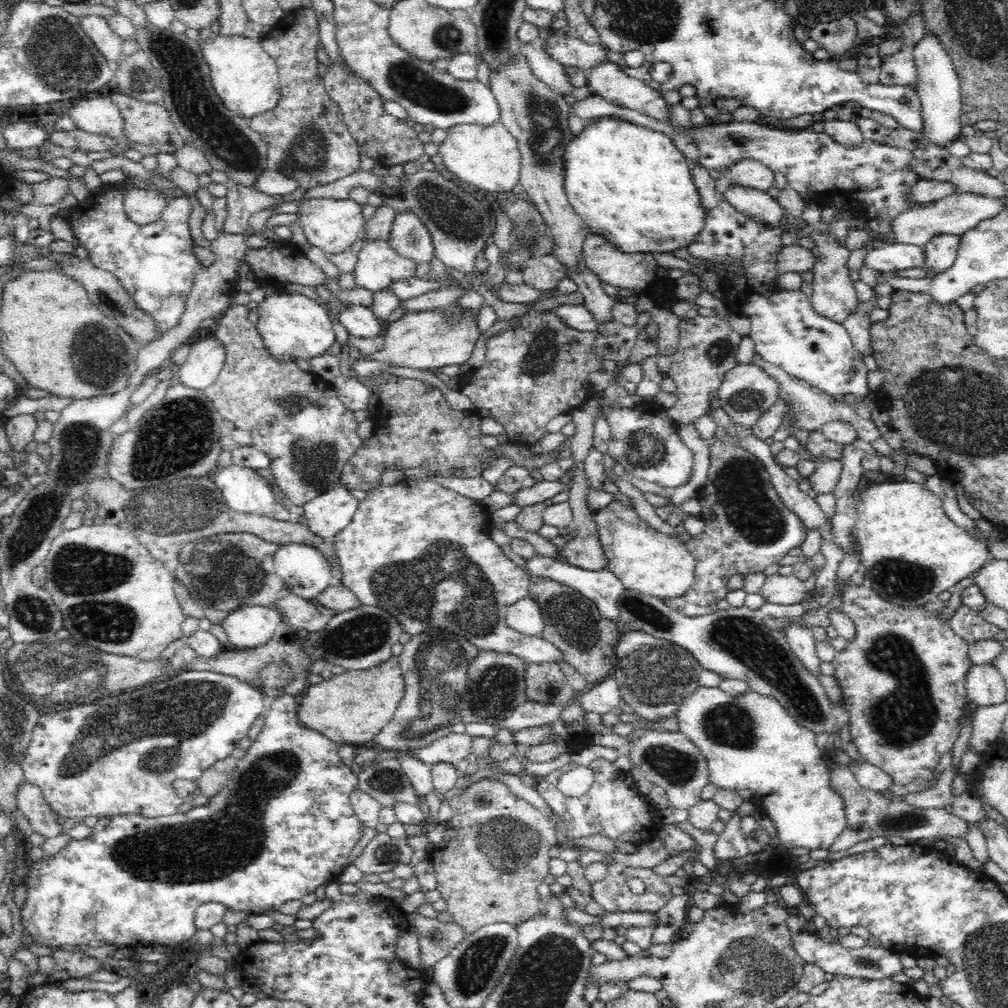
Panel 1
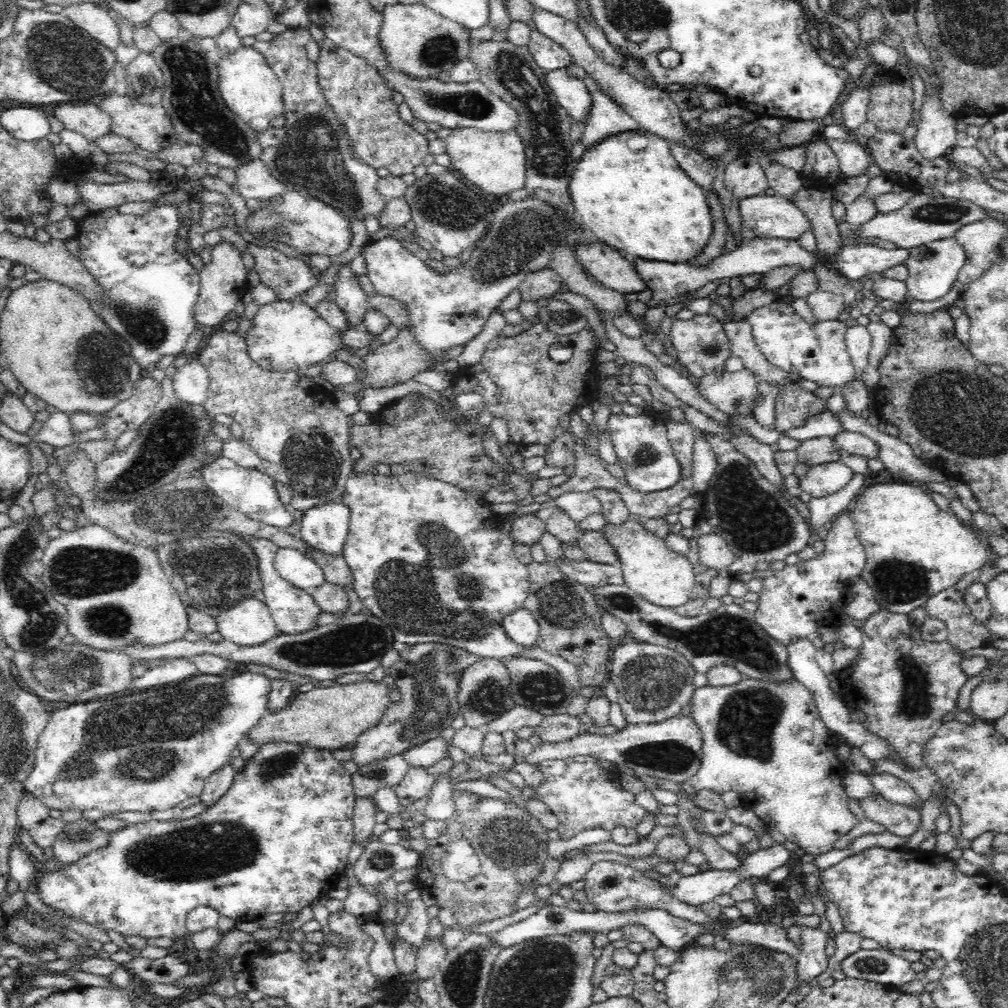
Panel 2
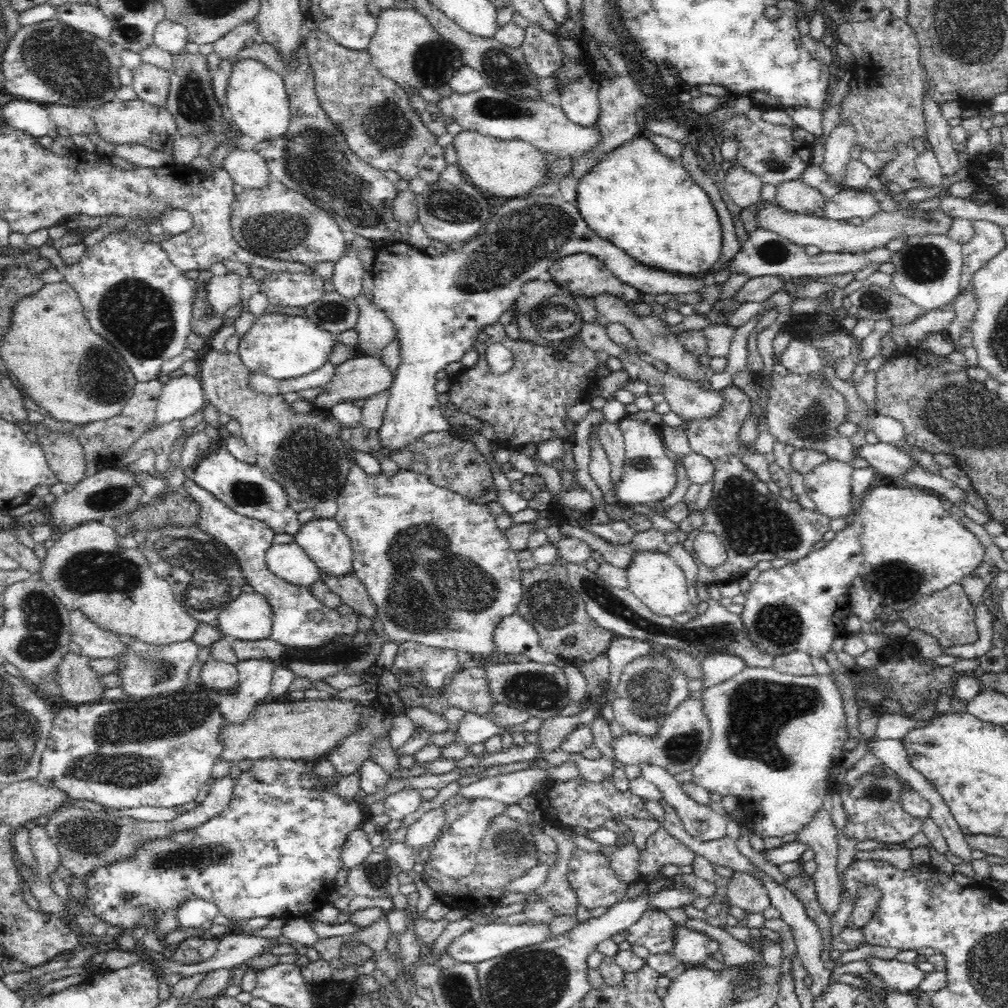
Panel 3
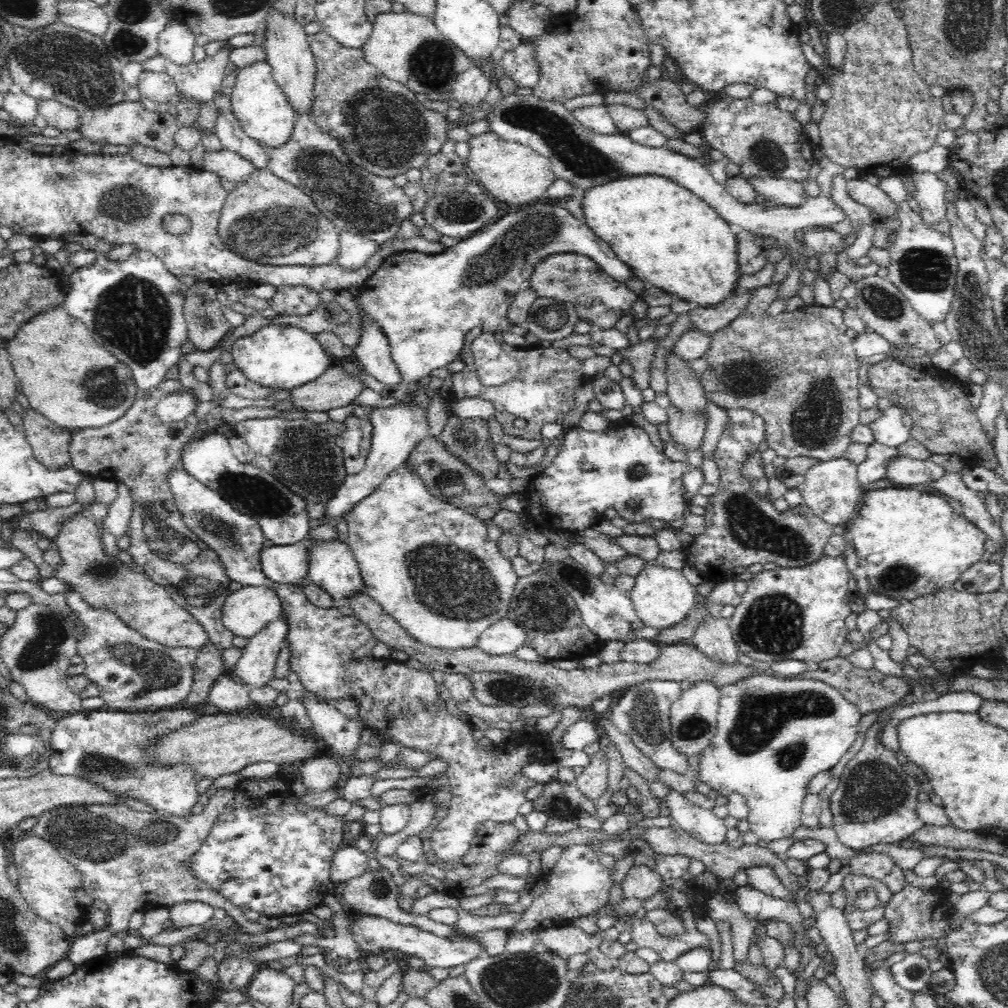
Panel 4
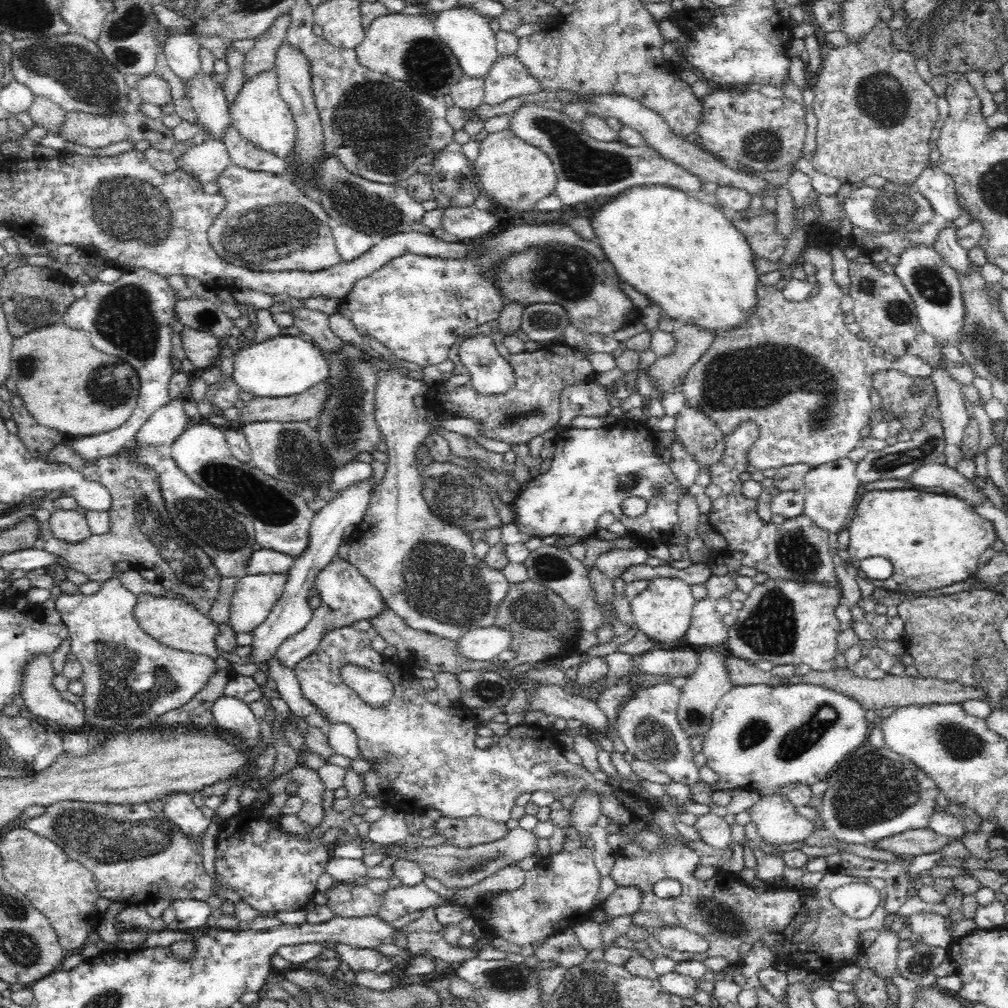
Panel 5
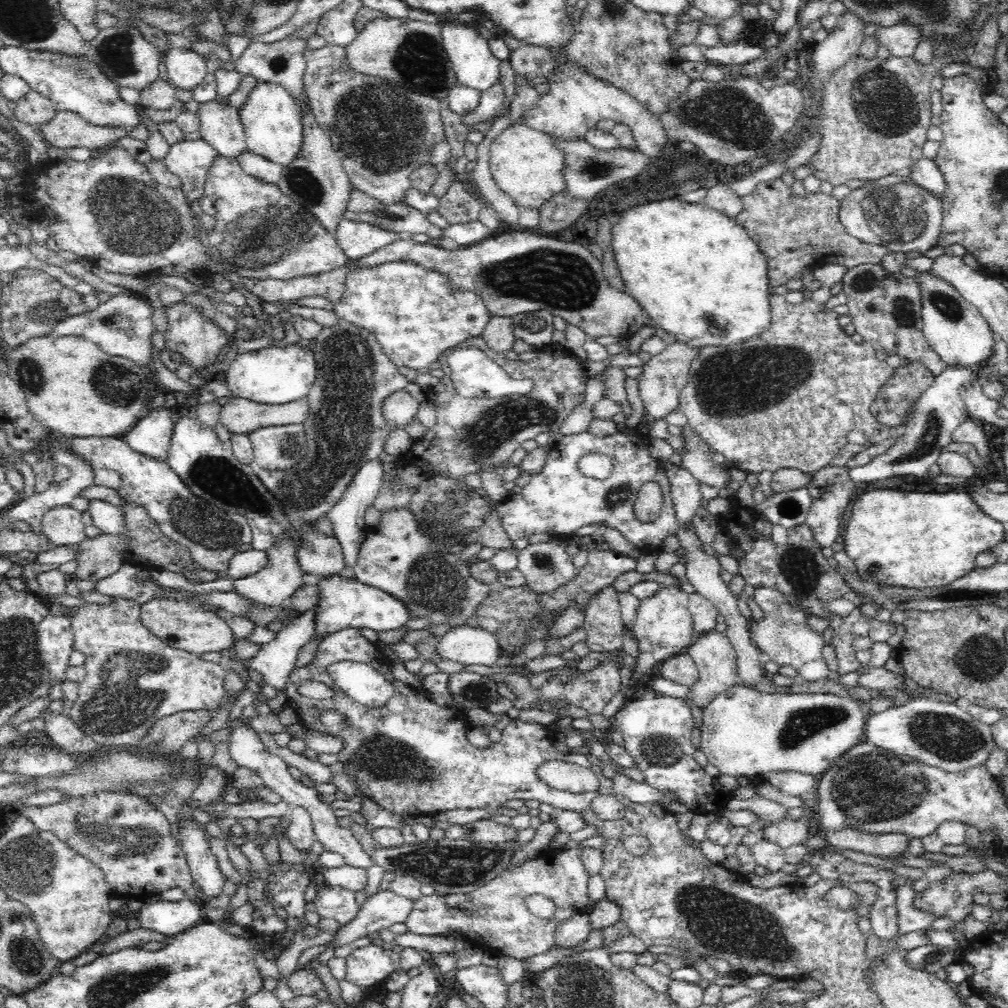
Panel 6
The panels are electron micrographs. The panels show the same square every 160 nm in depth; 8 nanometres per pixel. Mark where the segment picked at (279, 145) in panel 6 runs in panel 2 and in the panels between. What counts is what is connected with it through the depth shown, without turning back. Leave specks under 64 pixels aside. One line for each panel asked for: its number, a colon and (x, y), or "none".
2: (249, 87)
3: (257, 102)
4: (264, 113)
5: (260, 114)

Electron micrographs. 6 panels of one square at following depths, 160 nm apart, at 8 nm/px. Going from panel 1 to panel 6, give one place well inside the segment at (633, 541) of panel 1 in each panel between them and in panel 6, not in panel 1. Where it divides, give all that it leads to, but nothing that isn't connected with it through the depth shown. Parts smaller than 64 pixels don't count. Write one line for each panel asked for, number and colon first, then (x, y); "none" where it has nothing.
2: (663, 577)
3: (656, 579)
4: (662, 597)
5: (663, 610)
6: (663, 627)

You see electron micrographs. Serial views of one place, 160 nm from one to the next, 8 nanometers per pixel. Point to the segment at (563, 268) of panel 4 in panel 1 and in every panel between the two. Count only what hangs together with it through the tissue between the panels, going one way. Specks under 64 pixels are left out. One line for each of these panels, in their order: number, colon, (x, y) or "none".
1: (636, 272)
2: (607, 266)
3: (582, 275)

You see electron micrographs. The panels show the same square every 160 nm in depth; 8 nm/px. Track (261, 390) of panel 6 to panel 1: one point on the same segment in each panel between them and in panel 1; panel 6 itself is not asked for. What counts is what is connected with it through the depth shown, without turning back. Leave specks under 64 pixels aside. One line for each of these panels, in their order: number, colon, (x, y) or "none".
1: (293, 327)
2: (285, 336)
3: (281, 346)
4: (286, 357)
5: (283, 366)

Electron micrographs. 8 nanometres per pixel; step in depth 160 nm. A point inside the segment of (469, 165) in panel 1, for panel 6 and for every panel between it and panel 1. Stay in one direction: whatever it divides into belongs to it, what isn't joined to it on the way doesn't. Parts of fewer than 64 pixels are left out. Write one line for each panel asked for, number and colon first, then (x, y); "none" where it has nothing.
2: (496, 162)
3: (497, 167)
4: (512, 172)
5: (511, 172)
6: (526, 164)

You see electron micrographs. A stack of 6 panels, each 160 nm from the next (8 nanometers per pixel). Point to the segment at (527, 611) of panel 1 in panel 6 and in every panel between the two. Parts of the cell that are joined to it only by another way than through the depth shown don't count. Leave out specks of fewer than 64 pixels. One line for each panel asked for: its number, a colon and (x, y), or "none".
2: (521, 626)
3: (514, 635)
4: (505, 636)
5: (486, 643)
6: (465, 644)

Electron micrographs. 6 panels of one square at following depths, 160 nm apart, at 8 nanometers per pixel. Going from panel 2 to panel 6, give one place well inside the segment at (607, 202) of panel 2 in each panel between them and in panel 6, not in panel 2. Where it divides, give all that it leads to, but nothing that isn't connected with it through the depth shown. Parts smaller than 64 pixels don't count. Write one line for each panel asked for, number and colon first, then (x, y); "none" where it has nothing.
3: (649, 206)
4: (671, 239)
5: (686, 256)
6: (697, 272)

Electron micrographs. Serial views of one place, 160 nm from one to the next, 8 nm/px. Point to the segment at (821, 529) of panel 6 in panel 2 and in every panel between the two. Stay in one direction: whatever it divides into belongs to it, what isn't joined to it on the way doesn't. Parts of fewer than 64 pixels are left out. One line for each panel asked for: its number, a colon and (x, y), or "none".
2: (821, 480)
3: (829, 484)
4: (831, 489)
5: (830, 489)

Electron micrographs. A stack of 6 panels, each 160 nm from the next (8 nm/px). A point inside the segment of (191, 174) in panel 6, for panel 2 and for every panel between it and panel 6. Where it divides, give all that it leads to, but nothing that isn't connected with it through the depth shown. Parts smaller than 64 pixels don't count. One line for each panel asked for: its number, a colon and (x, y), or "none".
2: (253, 180)
3: (246, 167)
4: (230, 166)
5: (206, 161)

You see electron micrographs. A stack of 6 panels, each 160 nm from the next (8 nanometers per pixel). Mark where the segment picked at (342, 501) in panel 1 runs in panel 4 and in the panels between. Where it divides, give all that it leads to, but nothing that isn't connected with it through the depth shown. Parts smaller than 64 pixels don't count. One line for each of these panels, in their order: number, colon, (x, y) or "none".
2: (325, 527)
3: (326, 543)
4: (332, 566)

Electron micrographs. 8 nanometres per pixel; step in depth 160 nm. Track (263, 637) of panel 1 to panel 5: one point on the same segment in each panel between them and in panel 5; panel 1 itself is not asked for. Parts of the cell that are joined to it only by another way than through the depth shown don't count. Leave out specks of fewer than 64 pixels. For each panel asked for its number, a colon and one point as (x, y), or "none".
2: (250, 622)
3: (248, 616)
4: (246, 611)
5: (254, 597)

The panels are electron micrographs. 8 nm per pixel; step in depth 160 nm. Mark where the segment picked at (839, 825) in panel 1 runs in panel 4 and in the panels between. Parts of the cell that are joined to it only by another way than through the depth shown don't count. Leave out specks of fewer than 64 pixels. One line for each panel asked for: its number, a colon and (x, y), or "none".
2: (765, 740)
3: (776, 737)
4: (774, 735)

